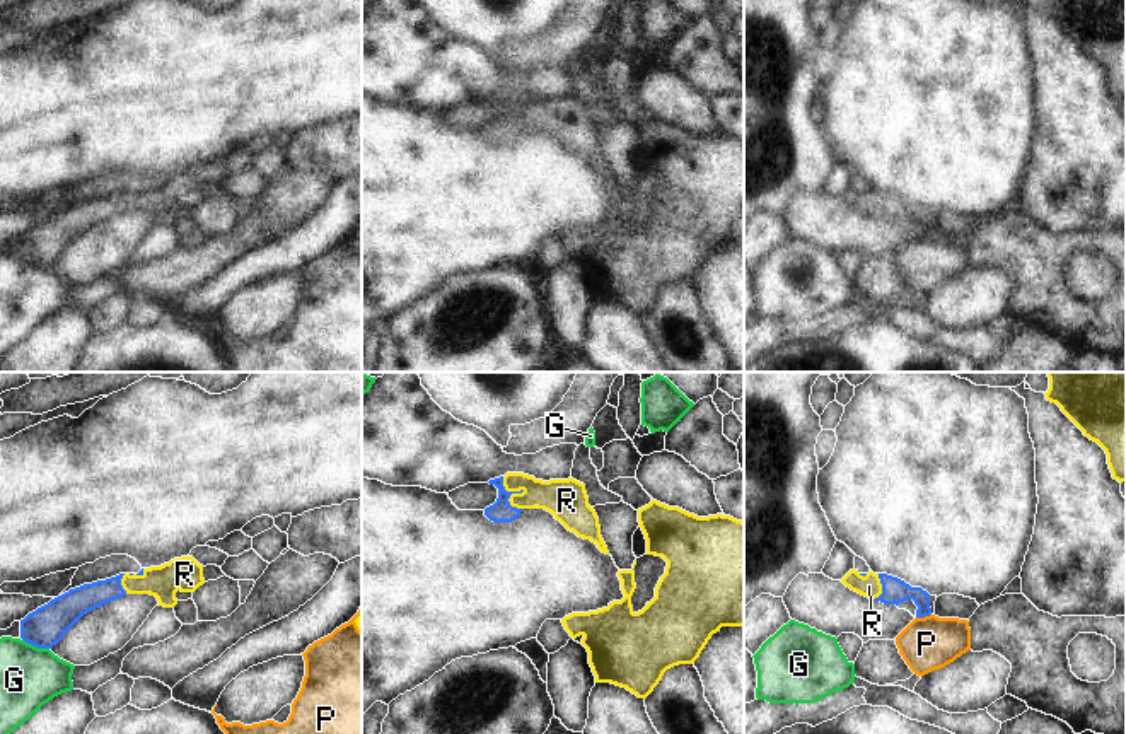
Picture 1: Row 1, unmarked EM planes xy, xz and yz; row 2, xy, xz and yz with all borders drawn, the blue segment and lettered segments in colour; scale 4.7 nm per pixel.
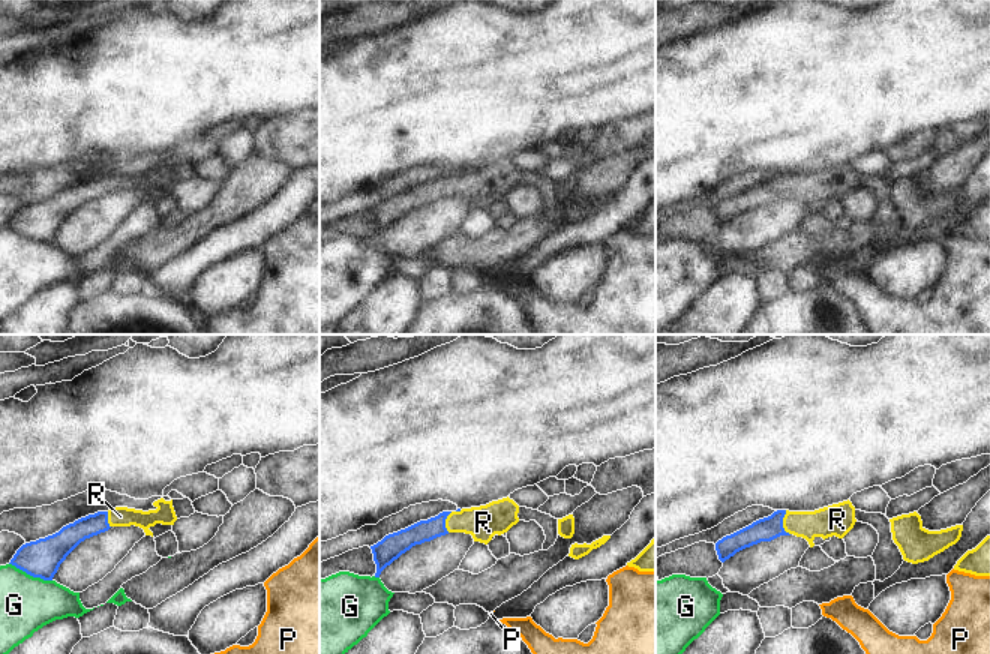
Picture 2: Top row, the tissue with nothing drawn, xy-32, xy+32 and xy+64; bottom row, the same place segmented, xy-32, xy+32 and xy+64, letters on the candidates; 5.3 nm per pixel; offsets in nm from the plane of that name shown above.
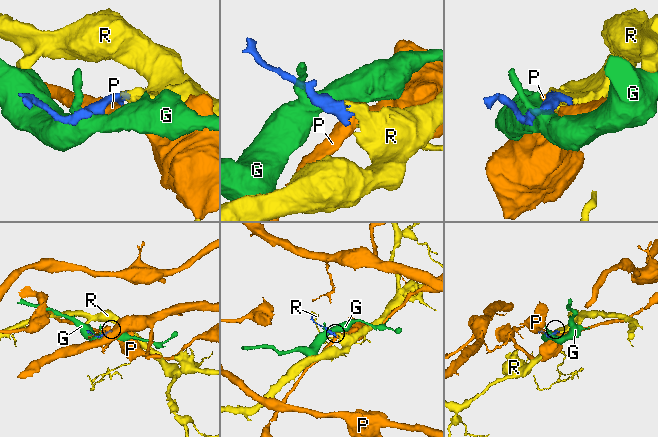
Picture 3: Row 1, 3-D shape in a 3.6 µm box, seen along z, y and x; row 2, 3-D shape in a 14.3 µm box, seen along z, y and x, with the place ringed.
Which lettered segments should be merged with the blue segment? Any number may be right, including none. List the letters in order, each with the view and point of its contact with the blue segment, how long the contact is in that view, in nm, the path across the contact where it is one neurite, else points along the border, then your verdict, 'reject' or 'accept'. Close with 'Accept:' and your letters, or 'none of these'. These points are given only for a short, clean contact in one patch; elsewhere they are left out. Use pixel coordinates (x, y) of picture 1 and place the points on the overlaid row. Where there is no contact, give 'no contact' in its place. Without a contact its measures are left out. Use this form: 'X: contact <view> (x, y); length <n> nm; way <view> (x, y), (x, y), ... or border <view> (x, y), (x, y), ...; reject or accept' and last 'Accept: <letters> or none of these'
G: contact xy (36, 646); length 140 nm; reject
P: contact yz (923, 617); length 80 nm; border yz (930, 613), (917, 618); reject
R: contact xz (510, 494); length 180 nm; way xz (500, 511), (509, 502), (510, 494), (545, 494), (563, 499); accept
Accept: R

